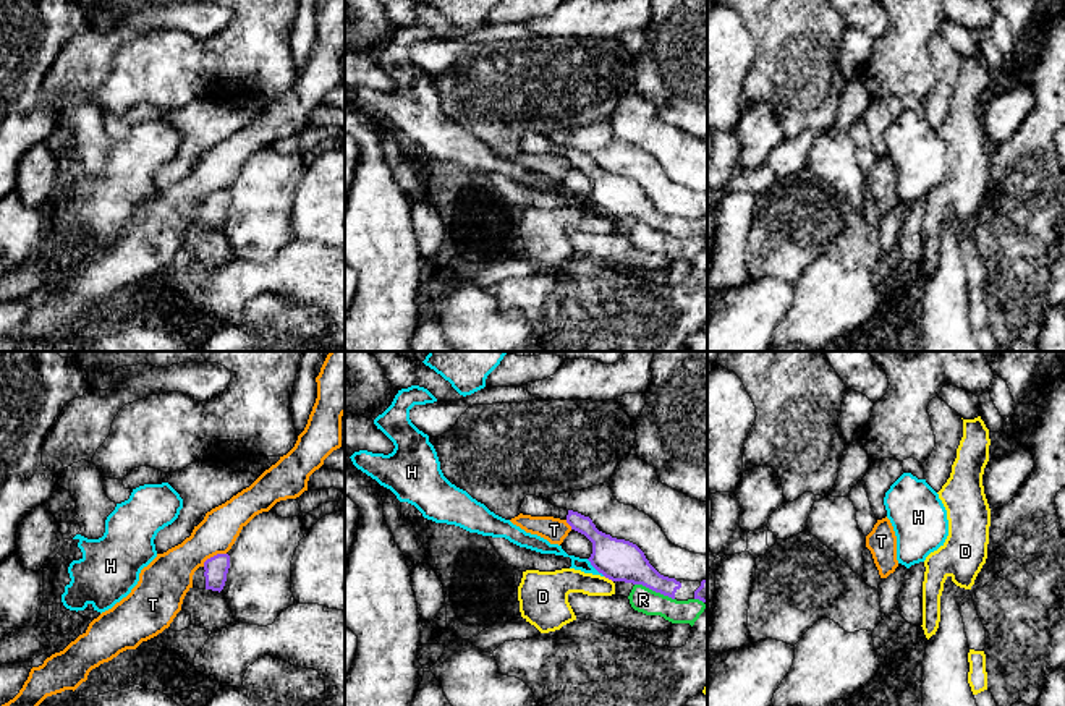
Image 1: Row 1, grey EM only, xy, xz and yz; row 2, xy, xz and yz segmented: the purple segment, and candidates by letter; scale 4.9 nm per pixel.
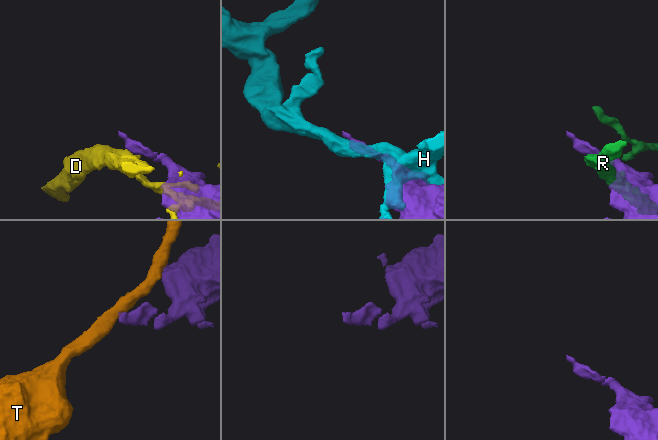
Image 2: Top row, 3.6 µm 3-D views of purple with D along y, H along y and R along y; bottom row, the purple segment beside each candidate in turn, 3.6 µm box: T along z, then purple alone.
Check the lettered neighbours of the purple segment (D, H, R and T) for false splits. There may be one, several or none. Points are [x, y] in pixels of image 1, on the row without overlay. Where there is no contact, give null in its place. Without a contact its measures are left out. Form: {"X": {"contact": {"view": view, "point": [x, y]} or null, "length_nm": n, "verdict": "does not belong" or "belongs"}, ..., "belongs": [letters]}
{"D": {"contact": {"view": "xz", "point": [609, 216]}, "length_nm": 60, "verdict": "does not belong"}, "H": {"contact": {"view": "xz", "point": [596, 206]}, "length_nm": 130, "verdict": "does not belong"}, "R": {"contact": {"view": "xz", "point": [654, 227]}, "length_nm": 220, "verdict": "does not belong"}, "T": {"contact": {"view": "xy", "point": [214, 193]}, "length_nm": 140, "verdict": "does not belong"}, "belongs": []}

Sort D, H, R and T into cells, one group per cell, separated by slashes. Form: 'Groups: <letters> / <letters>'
Groups: D / H R / T

